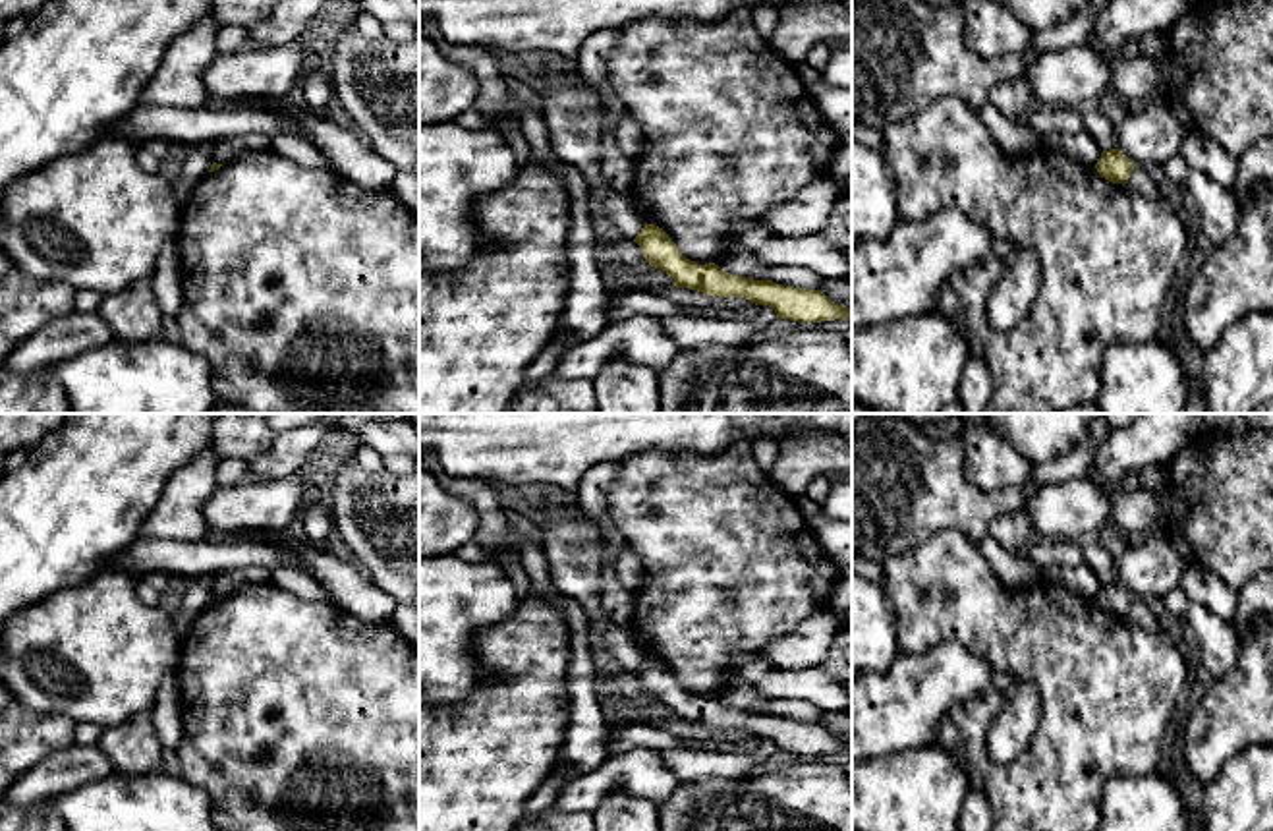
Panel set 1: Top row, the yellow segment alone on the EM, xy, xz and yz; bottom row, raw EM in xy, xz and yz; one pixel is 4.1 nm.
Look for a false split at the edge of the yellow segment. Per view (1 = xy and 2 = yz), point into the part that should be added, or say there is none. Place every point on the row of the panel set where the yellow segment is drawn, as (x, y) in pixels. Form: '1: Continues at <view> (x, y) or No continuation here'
1: No continuation here
2: No continuation here

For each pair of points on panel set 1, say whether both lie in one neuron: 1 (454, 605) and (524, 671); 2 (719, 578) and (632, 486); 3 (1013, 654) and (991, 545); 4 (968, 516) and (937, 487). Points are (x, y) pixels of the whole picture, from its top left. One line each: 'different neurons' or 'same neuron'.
1: different neurons
2: same neuron
3: different neurons
4: same neuron

